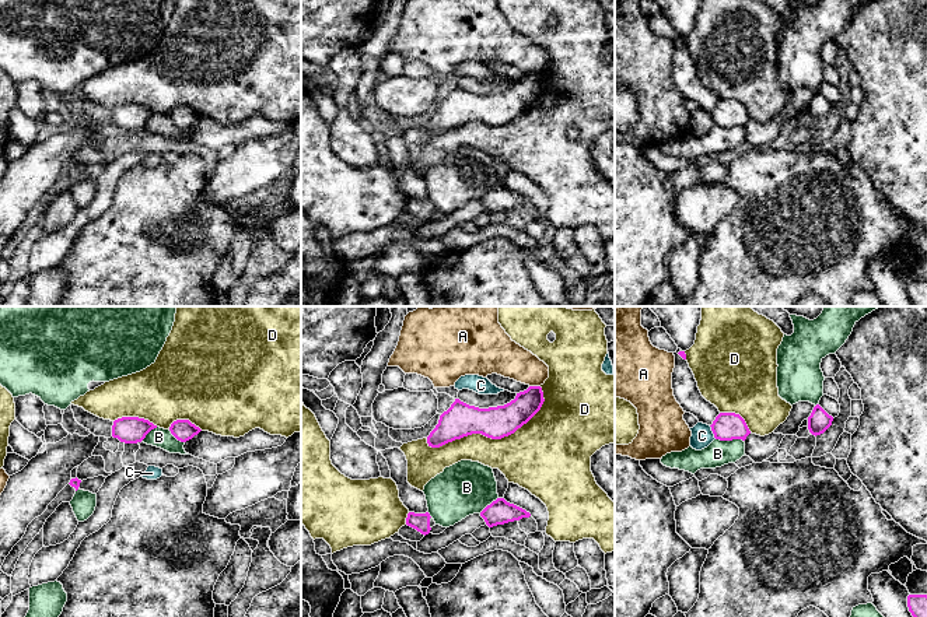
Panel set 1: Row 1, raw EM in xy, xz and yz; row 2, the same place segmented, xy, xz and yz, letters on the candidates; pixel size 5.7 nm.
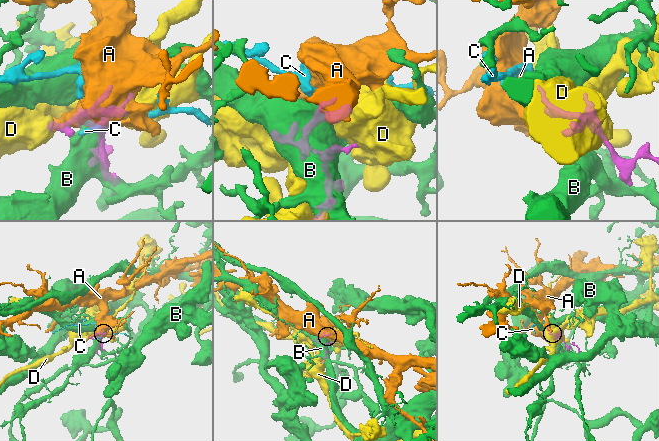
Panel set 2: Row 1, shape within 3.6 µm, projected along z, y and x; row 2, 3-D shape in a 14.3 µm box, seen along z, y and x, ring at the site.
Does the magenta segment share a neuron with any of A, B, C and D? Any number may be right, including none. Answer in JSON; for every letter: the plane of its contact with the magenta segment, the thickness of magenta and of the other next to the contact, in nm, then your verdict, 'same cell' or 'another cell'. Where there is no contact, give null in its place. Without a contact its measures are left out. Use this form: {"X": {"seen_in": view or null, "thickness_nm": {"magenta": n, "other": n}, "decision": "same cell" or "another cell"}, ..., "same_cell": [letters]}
{"A": {"seen_in": "xz", "thickness_nm": {"magenta": 170, "other": 220}, "decision": "another cell"}, "B": {"seen_in": "yz", "thickness_nm": {"magenta": 160, "other": 150}, "decision": "another cell"}, "C": {"seen_in": "yz", "thickness_nm": {"magenta": 160, "other": 130}, "decision": "another cell"}, "D": {"seen_in": "xz", "thickness_nm": {"magenta": 190, "other": 360}, "decision": "another cell"}, "same_cell": []}

